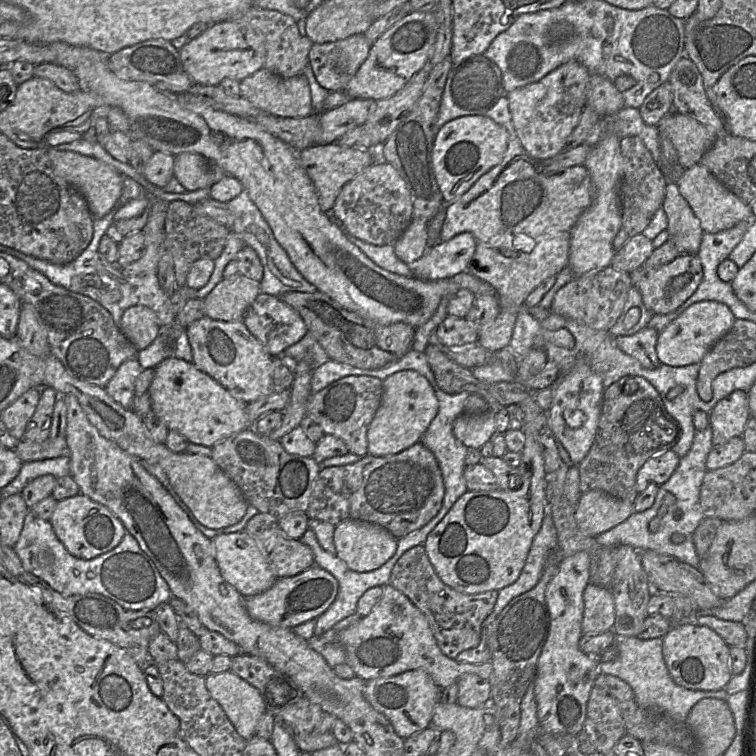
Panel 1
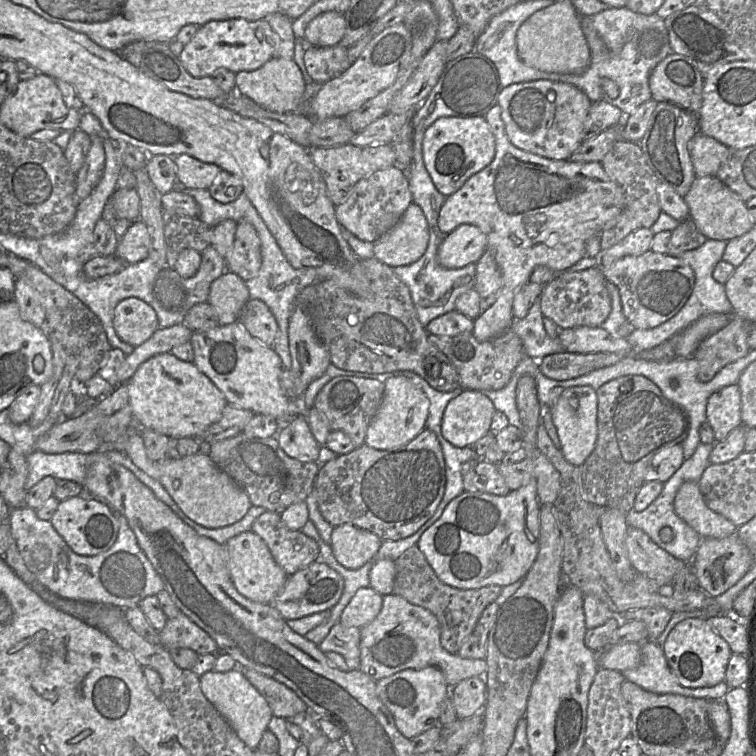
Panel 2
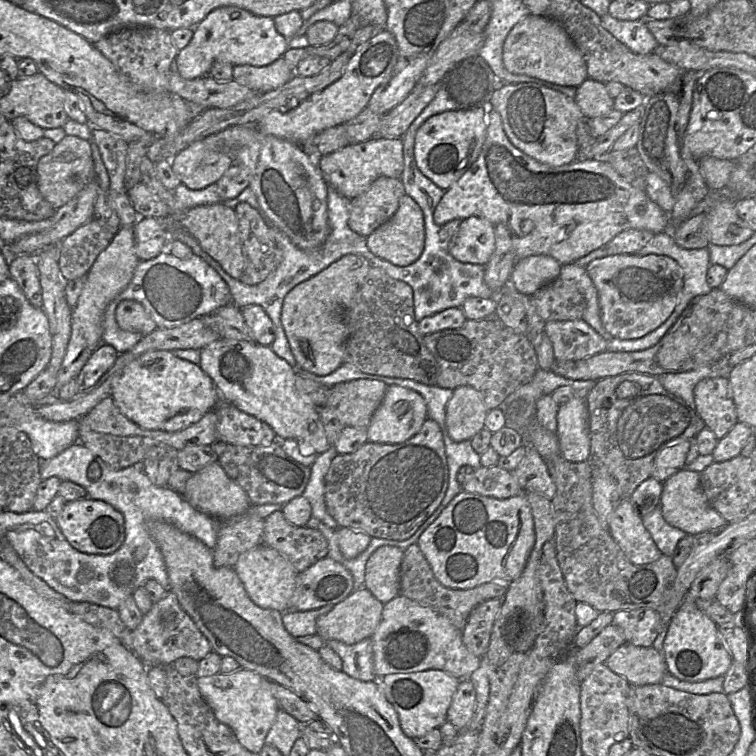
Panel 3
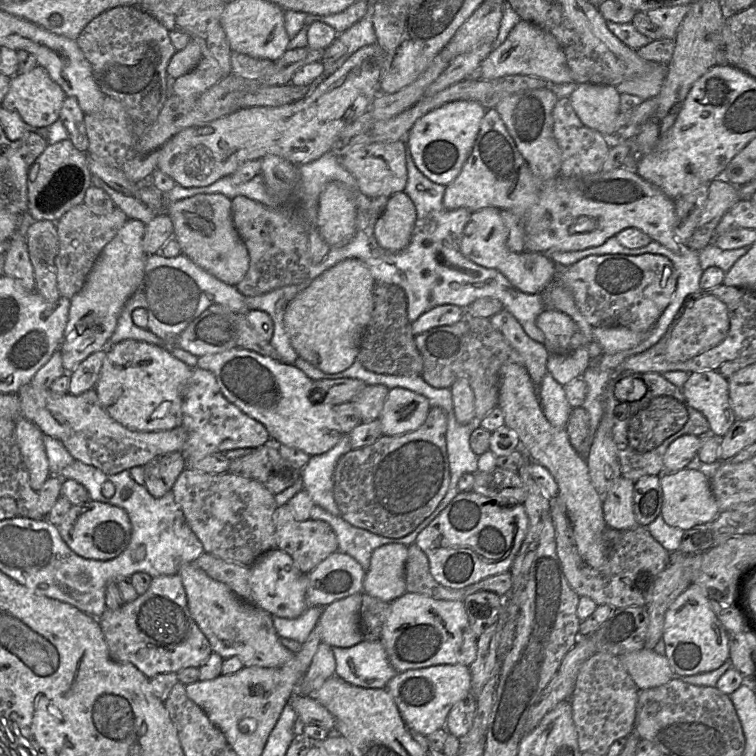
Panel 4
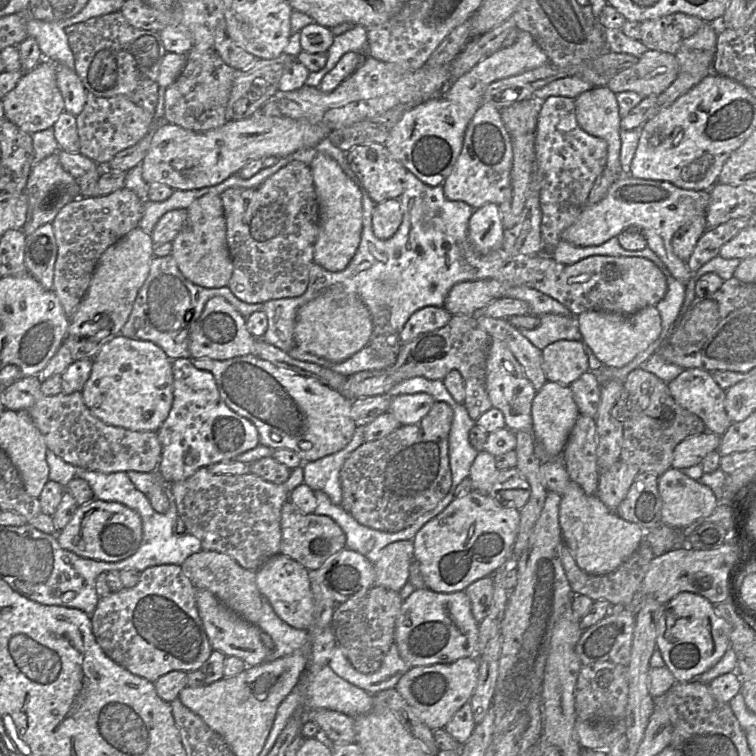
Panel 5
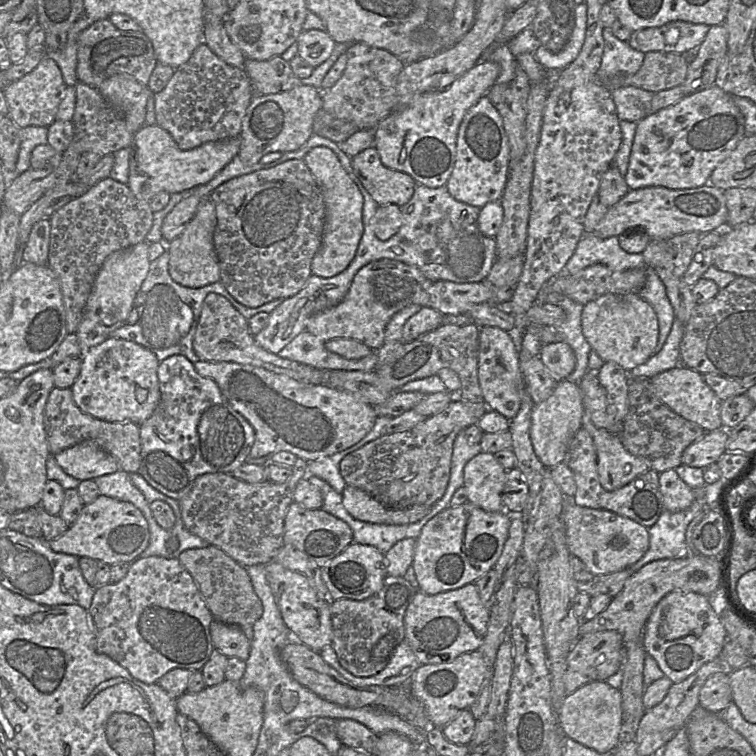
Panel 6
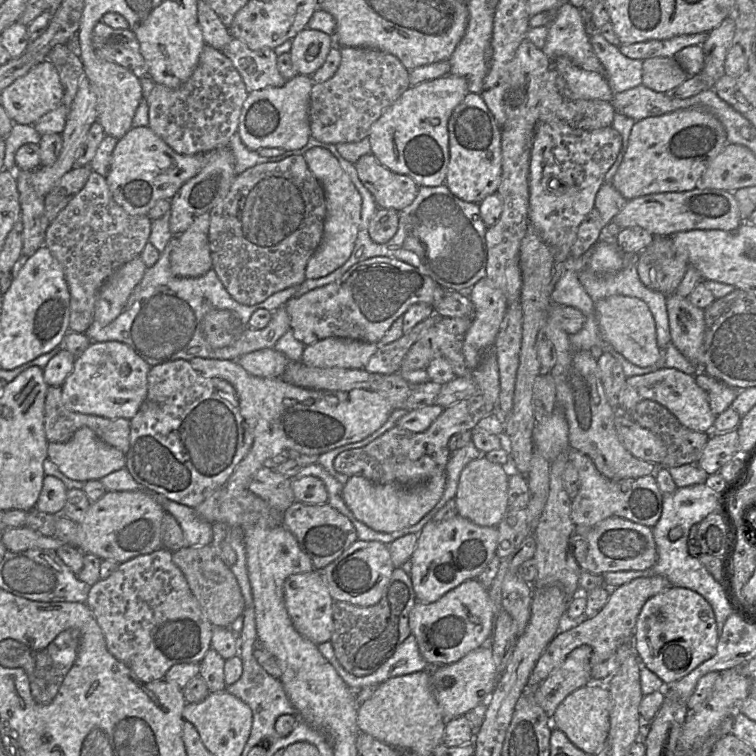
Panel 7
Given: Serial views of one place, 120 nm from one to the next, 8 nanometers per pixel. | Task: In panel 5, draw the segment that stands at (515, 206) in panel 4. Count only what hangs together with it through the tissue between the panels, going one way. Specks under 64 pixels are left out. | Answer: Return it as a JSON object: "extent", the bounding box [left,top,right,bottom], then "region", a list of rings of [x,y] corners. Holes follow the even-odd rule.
{"extent":[441,103,710,285],"region":[[[482,103],[465,130],[462,150],[452,172],[441,185],[445,197],[451,201],[463,201],[474,209],[486,204],[502,204],[511,191],[513,148],[501,111]],[[623,175],[612,183],[600,202],[584,208],[576,222],[562,232],[561,240],[580,247],[598,246],[618,237],[626,229],[637,228],[644,235],[647,247],[661,260],[668,274],[685,285],[693,273],[687,263],[673,252],[672,238],[692,218],[706,215],[709,203],[710,191],[684,190],[668,182]]]}

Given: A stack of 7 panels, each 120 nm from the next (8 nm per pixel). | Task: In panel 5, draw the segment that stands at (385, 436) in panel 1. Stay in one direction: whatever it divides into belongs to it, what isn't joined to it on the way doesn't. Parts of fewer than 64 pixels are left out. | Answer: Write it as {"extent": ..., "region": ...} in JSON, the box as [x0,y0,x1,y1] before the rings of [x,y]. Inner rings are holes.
{"extent":[389,393,436,425],"region":[[[427,393],[403,394],[392,398],[389,411],[401,425],[419,422],[436,401]]]}

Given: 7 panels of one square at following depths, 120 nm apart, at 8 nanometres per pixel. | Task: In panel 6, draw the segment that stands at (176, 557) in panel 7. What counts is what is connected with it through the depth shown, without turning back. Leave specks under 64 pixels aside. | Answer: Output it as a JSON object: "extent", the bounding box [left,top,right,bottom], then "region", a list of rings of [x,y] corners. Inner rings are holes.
{"extent":[177,546,263,626],"region":[[[216,546],[183,551],[177,558],[188,571],[214,620],[237,626],[253,626],[261,617],[263,606],[256,595],[245,567]]]}

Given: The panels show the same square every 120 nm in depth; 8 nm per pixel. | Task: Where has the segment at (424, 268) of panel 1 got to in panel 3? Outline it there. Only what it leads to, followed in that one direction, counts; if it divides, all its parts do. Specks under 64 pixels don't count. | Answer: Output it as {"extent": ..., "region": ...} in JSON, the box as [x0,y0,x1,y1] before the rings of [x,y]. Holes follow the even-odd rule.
{"extent":[448,216,495,265],"region":[[[478,216],[462,220],[448,246],[456,260],[479,265],[488,263],[494,249],[495,225]]]}

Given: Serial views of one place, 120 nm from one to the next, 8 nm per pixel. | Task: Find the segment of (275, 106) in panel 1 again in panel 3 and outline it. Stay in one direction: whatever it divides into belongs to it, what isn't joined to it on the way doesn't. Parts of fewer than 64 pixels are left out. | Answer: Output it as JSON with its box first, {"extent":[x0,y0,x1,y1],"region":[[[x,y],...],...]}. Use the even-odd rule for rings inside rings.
{"extent":[233,57,295,93],"region":[[[281,57],[266,66],[236,65],[233,80],[256,93],[266,93],[278,89],[295,75],[295,69]]]}

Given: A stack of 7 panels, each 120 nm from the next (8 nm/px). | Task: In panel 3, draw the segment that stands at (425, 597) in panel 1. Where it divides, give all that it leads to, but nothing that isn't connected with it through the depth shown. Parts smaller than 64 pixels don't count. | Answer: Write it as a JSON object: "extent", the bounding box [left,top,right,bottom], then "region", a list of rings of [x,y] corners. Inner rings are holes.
{"extent":[400,543,510,630],"region":[[[417,543],[410,545],[405,551],[400,567],[400,595],[421,605],[429,606],[445,616],[459,630],[466,626],[472,609],[489,599],[503,598],[510,582],[490,581],[470,589],[453,589],[443,586],[435,577],[433,570]]]}

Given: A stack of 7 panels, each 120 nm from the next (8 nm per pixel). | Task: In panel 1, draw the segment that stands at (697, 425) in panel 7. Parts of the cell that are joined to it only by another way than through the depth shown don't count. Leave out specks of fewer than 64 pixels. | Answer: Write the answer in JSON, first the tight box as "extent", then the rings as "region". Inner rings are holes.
{"extent":[709,390,750,447],"region":[[[735,390],[718,401],[709,413],[713,447],[720,446],[733,437],[742,436],[750,416],[746,391]]]}

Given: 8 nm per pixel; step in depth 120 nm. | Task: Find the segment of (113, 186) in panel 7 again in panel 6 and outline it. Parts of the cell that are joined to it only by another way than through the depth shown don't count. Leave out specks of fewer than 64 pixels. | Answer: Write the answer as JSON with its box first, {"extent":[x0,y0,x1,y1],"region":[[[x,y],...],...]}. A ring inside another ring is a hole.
{"extent":[128,125,240,202],"region":[[[144,125],[134,133],[130,146],[128,187],[139,200],[150,202],[159,192],[169,194],[182,192],[195,186],[204,185],[211,181],[240,151],[240,138],[230,138],[206,142],[191,150],[182,150],[173,137],[159,125]]]}

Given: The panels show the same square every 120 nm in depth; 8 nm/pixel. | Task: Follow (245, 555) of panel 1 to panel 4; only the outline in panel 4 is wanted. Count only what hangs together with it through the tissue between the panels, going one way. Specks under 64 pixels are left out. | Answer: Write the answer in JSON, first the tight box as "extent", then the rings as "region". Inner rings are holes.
{"extent":[249,548,308,619],"region":[[[275,548],[259,557],[250,569],[249,584],[252,603],[272,616],[295,619],[307,609],[306,592],[308,574],[303,573],[293,559],[284,551]]]}

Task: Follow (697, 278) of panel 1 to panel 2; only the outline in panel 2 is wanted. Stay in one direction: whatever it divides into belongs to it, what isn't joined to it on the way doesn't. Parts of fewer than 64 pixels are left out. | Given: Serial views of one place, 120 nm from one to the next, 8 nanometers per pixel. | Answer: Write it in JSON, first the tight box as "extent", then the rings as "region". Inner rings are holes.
{"extent":[598,250,695,329],"region":[[[650,250],[638,256],[625,256],[606,267],[598,266],[606,280],[618,288],[622,312],[635,329],[654,328],[671,319],[684,306],[693,291],[695,283],[692,268],[682,259]]]}

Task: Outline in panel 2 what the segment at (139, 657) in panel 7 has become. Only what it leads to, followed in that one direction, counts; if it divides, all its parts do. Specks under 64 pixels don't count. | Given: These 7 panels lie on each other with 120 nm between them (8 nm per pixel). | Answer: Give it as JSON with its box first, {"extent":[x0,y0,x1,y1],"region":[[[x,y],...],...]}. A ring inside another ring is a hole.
{"extent":[159,613,219,655],"region":[[[183,613],[167,619],[164,628],[159,632],[159,644],[168,651],[188,648],[198,655],[219,652],[216,642]]]}

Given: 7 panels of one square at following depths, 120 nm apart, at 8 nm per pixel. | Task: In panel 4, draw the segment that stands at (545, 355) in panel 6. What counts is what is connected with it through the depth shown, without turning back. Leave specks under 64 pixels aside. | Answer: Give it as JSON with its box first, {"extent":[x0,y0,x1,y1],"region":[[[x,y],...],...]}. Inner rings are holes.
{"extent":[547,346,590,386],"region":[[[582,346],[569,354],[550,354],[547,360],[547,372],[565,386],[574,379],[582,377],[590,365],[588,347]]]}

